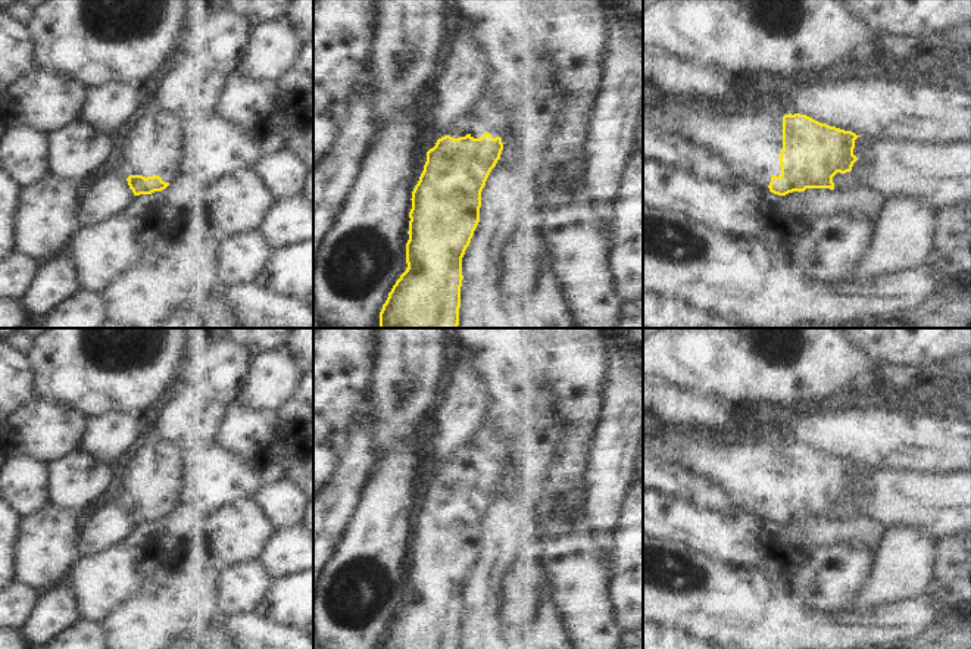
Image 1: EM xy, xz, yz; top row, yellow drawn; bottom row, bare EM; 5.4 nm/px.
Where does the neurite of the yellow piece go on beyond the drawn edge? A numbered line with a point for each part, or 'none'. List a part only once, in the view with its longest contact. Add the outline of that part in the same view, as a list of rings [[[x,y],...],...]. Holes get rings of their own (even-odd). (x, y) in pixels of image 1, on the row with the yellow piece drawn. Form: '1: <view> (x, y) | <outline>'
1: yz (752, 137) | [[[643,94],[643,122],[668,134],[680,134],[694,144],[731,159],[746,172],[752,184],[769,185],[774,175],[781,175],[783,115],[768,106],[724,110],[706,102]]]

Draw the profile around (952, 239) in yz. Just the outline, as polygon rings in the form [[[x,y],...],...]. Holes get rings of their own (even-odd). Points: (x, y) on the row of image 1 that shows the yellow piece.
[[[971,202],[955,203],[937,212],[933,260],[971,274]]]

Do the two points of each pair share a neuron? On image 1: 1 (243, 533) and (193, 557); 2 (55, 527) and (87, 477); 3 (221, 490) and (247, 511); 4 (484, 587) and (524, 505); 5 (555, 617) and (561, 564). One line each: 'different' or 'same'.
1: same
2: different
3: different
4: same
5: different

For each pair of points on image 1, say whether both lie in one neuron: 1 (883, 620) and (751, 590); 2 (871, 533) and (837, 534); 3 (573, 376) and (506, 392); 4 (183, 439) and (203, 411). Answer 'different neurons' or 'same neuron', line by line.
1: same neuron
2: same neuron
3: different neurons
4: same neuron

